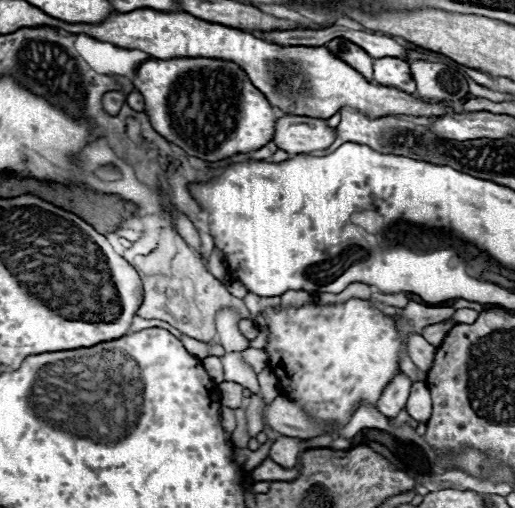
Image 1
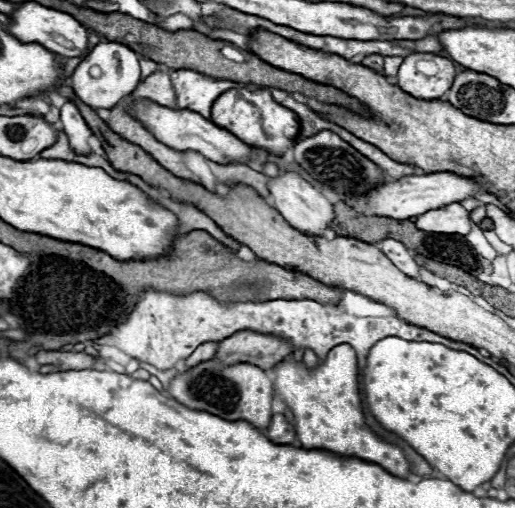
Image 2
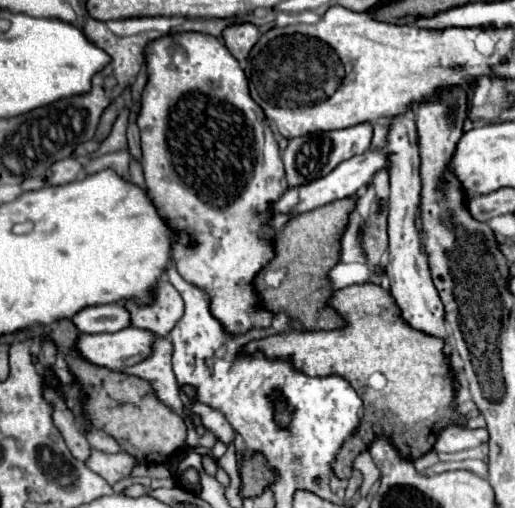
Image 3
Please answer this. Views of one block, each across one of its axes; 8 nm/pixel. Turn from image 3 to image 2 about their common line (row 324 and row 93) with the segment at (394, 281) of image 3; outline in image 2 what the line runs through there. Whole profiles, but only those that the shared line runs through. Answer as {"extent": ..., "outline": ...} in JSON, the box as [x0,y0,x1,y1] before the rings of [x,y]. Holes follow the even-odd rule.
{"extent":[398,52,456,100],"outline":[[[414,52],[400,64],[398,86],[414,98],[436,100],[450,90],[456,74],[452,60],[430,52]]]}

